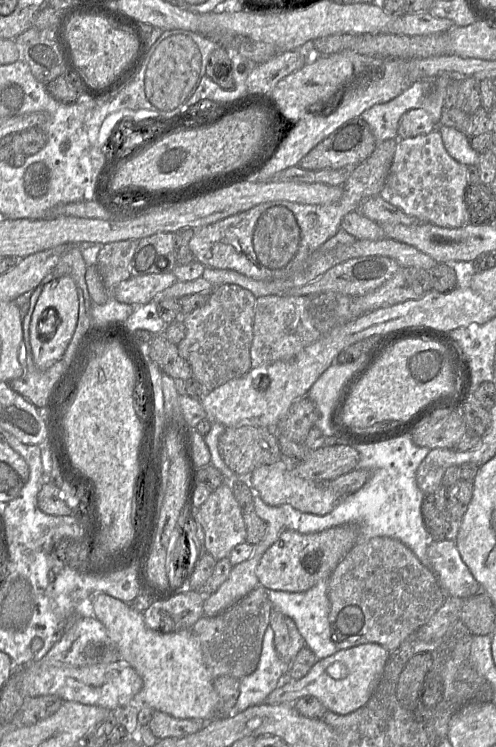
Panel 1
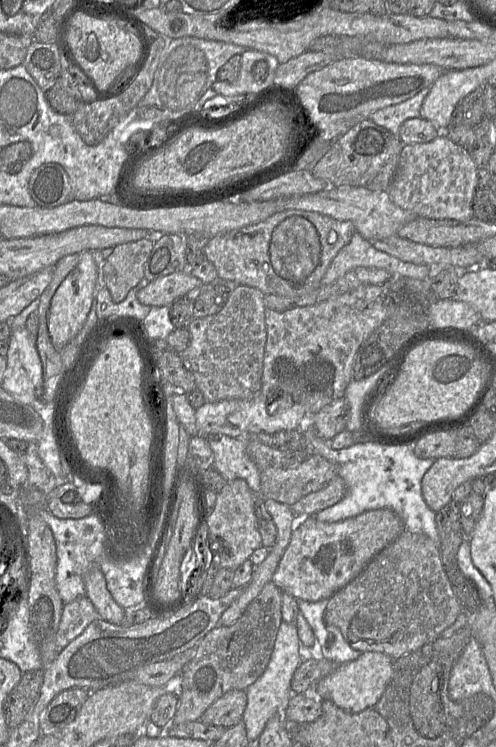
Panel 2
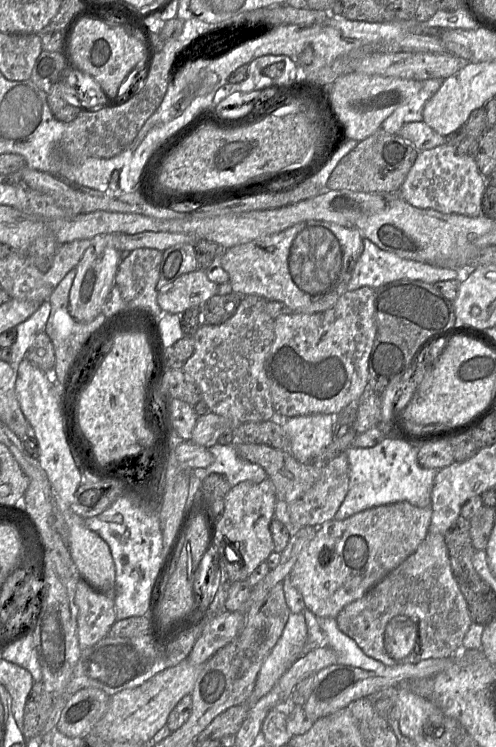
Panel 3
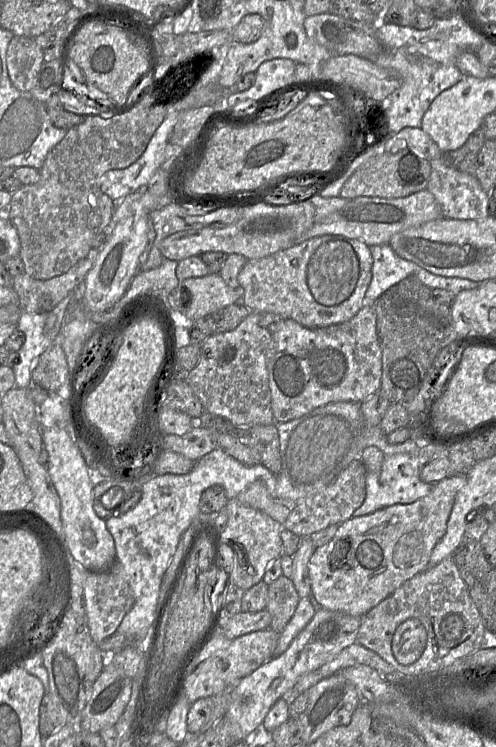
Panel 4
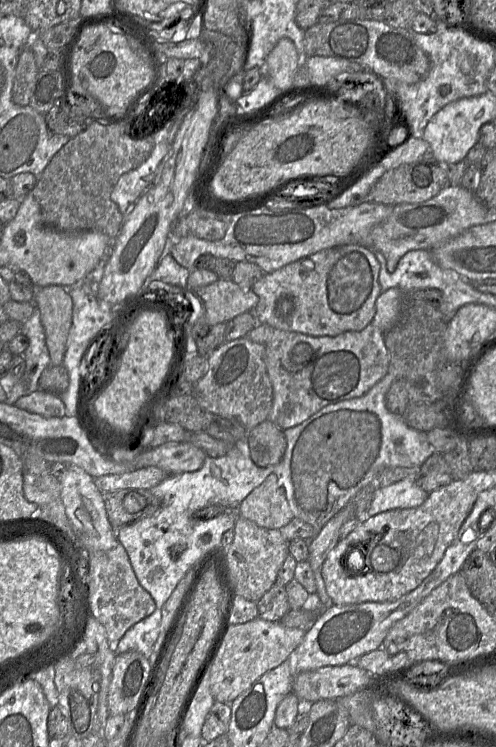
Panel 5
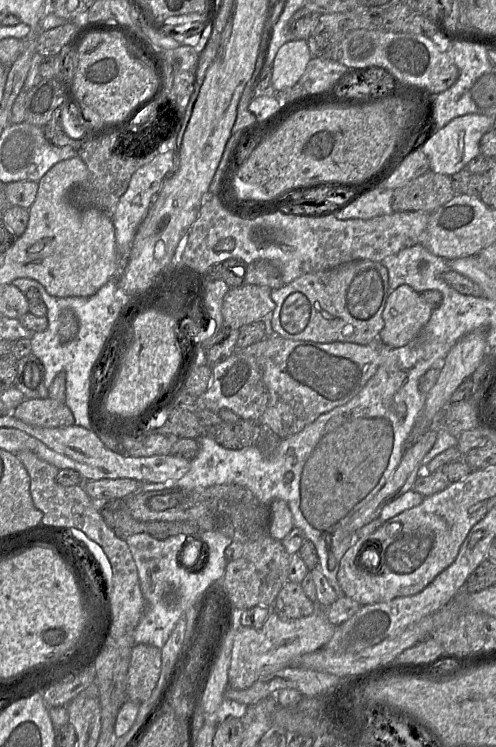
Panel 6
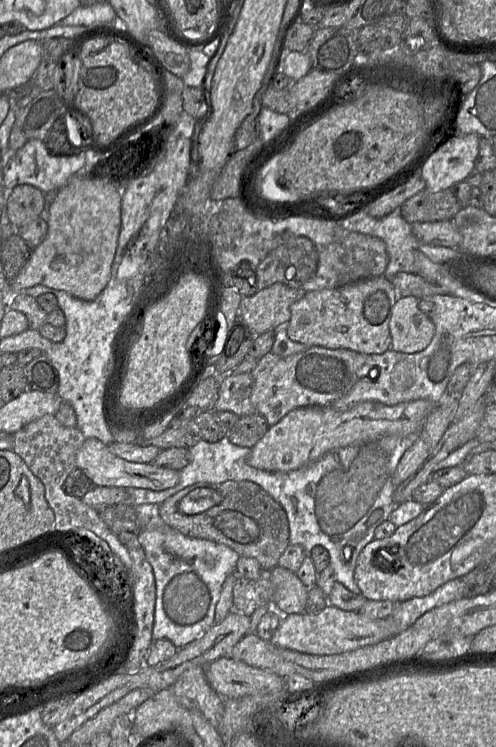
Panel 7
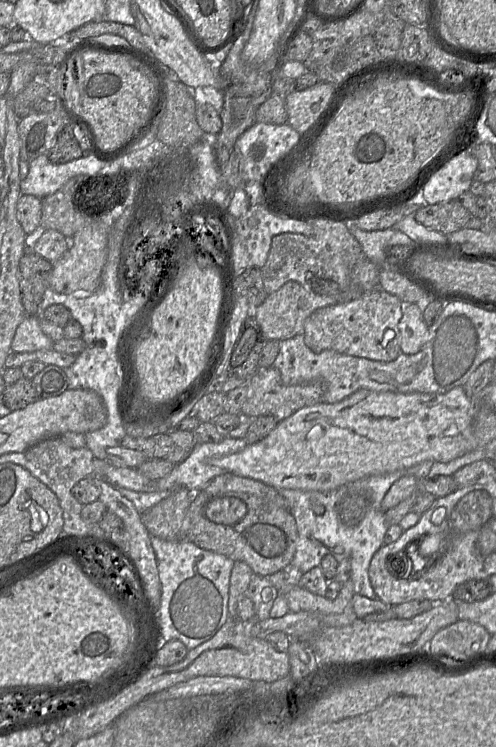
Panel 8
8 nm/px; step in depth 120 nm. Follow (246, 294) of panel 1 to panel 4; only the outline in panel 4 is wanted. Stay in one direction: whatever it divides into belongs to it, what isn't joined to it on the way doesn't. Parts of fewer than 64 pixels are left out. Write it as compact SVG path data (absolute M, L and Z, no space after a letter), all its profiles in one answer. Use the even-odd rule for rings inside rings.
M250 312L235 329L207 337L199 344L201 355L197 366L186 378L204 411L226 418L235 427L275 423L267 368L273 338L269 330L259 325L260 317L261 314Z

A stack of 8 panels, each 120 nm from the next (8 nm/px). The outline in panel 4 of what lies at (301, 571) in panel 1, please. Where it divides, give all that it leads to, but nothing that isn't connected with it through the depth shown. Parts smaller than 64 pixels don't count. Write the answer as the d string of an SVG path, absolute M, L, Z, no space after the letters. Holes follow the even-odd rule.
M452 474L434 484L429 495L411 504L395 504L341 523L332 540L316 548L309 561L311 591L321 607L352 616L363 616L407 580L426 570L434 547L446 533L455 497L466 483L466 475Z

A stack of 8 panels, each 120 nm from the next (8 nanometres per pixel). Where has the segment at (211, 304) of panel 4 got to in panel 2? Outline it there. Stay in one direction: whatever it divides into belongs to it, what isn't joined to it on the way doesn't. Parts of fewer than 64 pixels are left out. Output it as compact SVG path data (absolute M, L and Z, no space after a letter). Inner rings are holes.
M179 271L167 276L163 276L154 281L147 283L137 292L137 298L140 303L146 306L171 306L171 304L178 298L186 296L189 292L195 290L203 283L189 271Z

